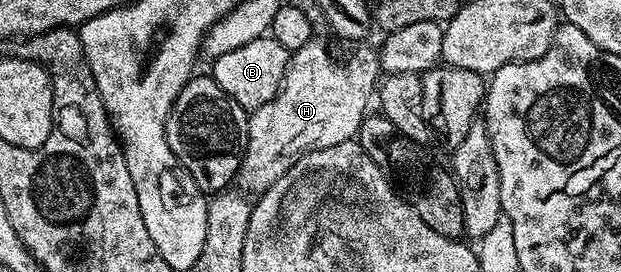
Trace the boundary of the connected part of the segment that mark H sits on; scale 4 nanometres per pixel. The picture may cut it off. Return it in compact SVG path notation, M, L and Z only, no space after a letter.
M314 38L307 42L307 46L299 46L289 57L289 65L285 71L285 77L281 88L263 106L252 109L249 112L249 129L247 130L247 146L245 157L241 160L241 169L237 171L236 187L245 194L260 194L266 192L299 158L303 158L309 152L323 150L327 146L339 146L339 142L347 142L354 139L361 129L367 115L365 107L369 99L374 99L375 89L379 84L379 60L373 56L353 56L340 64L329 53L329 48L320 38Z

